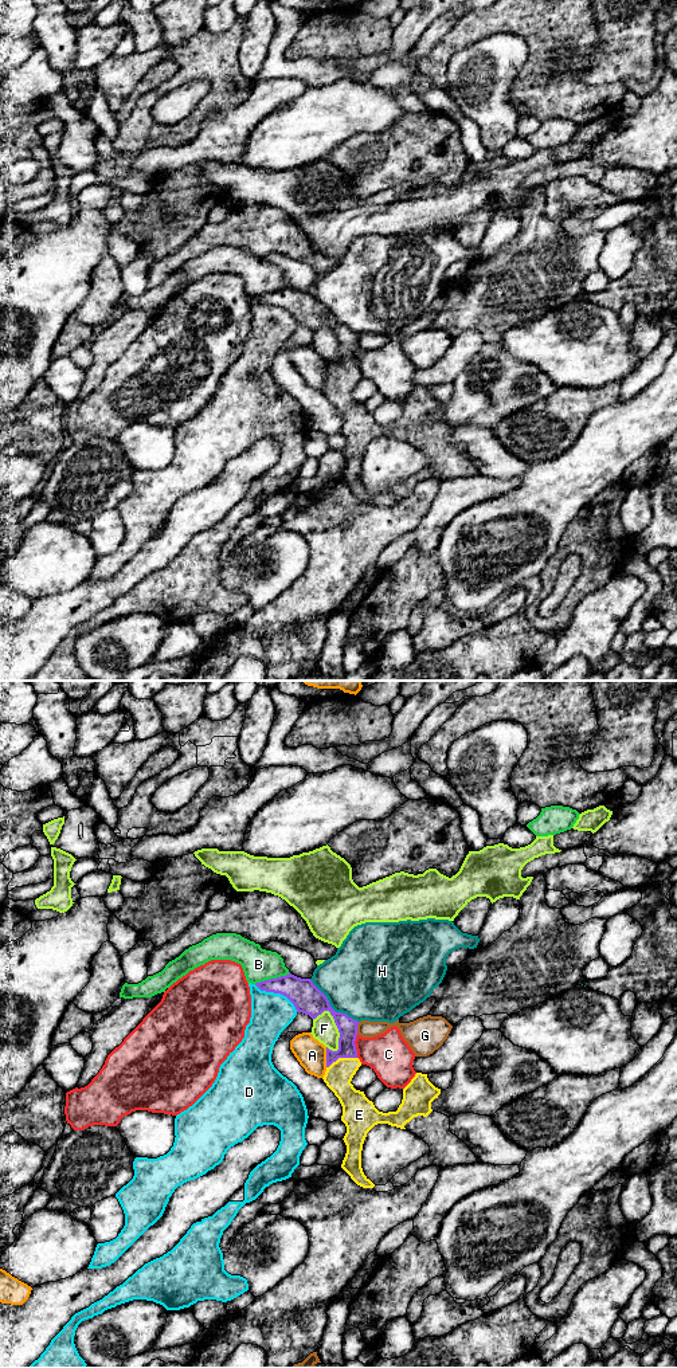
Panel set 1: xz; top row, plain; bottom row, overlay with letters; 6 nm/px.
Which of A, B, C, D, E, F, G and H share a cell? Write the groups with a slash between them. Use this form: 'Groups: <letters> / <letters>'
Groups: A / B / C / D / E / F / G / H

